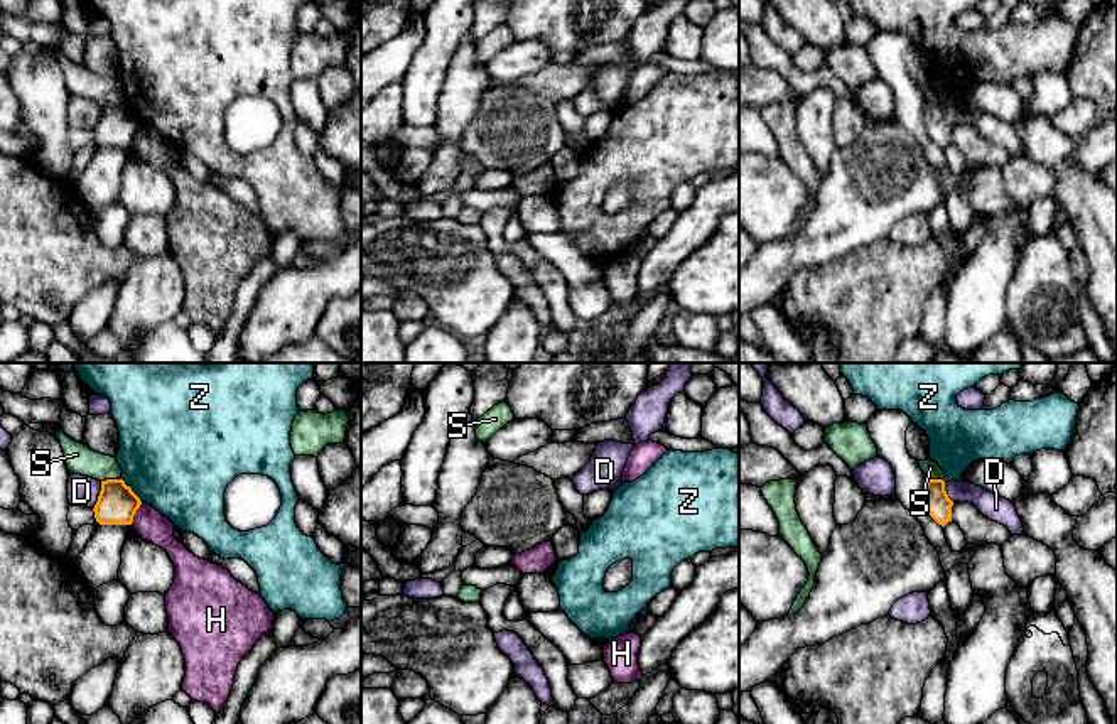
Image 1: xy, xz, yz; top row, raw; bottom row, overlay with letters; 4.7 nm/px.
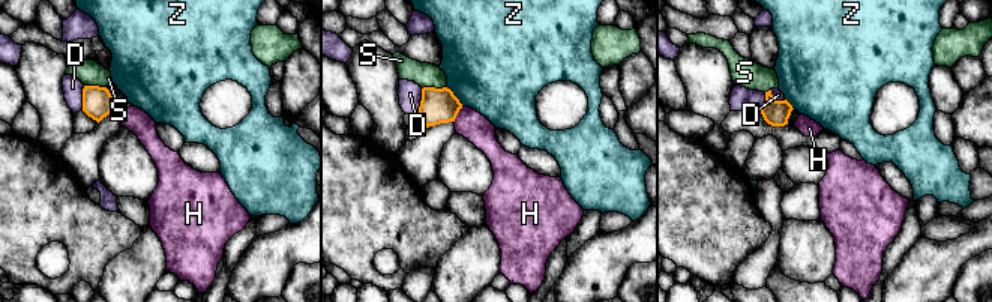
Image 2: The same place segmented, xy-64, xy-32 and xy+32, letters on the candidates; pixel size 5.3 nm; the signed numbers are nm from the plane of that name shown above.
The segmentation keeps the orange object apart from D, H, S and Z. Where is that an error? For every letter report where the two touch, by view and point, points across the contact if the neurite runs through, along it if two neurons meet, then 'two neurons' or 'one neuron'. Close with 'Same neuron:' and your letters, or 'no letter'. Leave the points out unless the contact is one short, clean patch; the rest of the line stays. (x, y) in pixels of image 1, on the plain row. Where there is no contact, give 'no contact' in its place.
D: contact xy (100, 117); two neurons
H: contact xy (135, 134); border xy (142, 125), (130, 145); two neurons
S: contact xy (110, 102); two neurons
Z: contact xy (130, 112); two neurons
Same neuron: no letter

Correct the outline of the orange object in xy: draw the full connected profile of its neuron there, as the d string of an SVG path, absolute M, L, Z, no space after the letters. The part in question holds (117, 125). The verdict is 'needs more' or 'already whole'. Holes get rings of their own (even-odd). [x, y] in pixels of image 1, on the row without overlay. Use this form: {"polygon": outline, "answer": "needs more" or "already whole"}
{"polygon": "M123 101L101 103L101 113L93 130L100 147L132 147L140 120Z", "answer": "already whole"}

